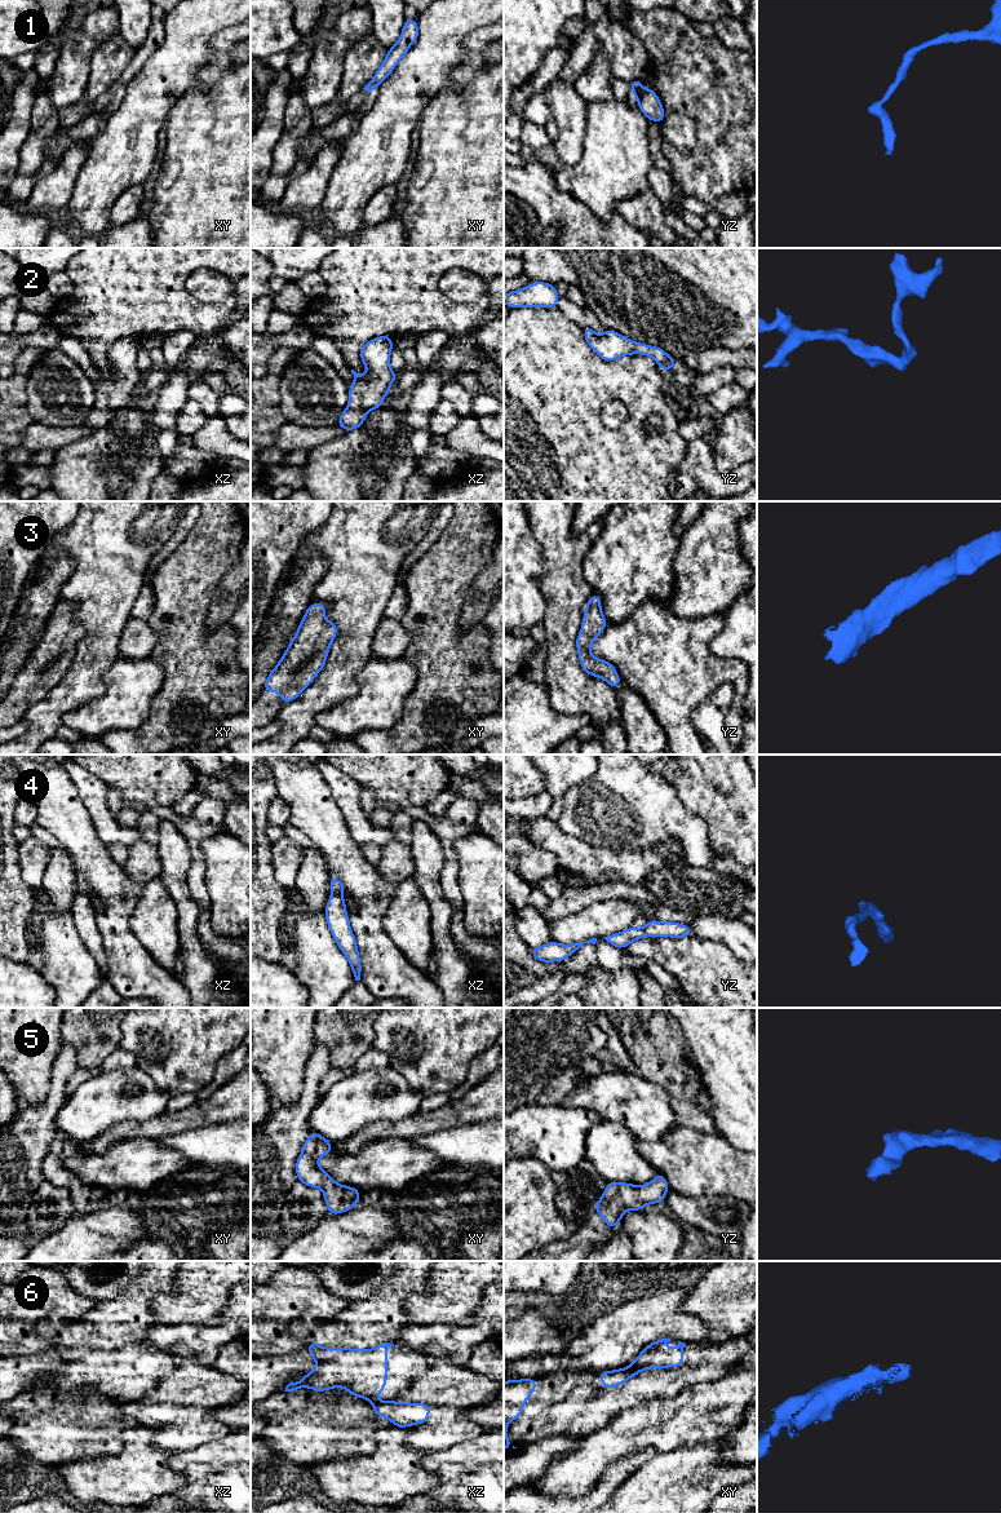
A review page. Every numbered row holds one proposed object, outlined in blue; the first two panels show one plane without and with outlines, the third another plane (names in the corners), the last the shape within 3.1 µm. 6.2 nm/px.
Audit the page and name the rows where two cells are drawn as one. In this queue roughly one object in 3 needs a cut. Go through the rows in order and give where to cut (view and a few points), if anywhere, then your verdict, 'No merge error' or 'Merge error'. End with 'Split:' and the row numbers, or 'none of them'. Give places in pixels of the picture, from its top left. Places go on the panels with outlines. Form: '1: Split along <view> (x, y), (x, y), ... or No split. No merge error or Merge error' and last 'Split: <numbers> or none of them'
1: No split. No merge error
2: No split. No merge error
3: No split. No merge error
4: No split. No merge error
5: No split. No merge error
6: Split along xy (629, 1366), (636, 1374). Merge error
Split: 6

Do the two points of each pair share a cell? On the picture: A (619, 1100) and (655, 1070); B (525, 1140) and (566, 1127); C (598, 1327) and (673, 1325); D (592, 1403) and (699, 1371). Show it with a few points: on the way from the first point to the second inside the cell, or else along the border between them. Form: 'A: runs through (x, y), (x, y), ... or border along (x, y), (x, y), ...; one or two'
A: border along (638, 1073), (647, 1080), (663, 1087), (670, 1096); two
B: runs through (535, 1135), (556, 1135); one
C: runs through (616, 1327), (655, 1325); one
D: runs through (619, 1398), (647, 1385), (663, 1372), (672, 1371); one

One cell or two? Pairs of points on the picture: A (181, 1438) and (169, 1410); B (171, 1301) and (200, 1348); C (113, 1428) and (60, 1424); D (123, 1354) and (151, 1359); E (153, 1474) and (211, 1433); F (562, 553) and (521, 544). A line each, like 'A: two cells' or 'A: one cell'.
A: one cell
B: two cells
C: one cell
D: one cell
E: two cells
F: two cells

